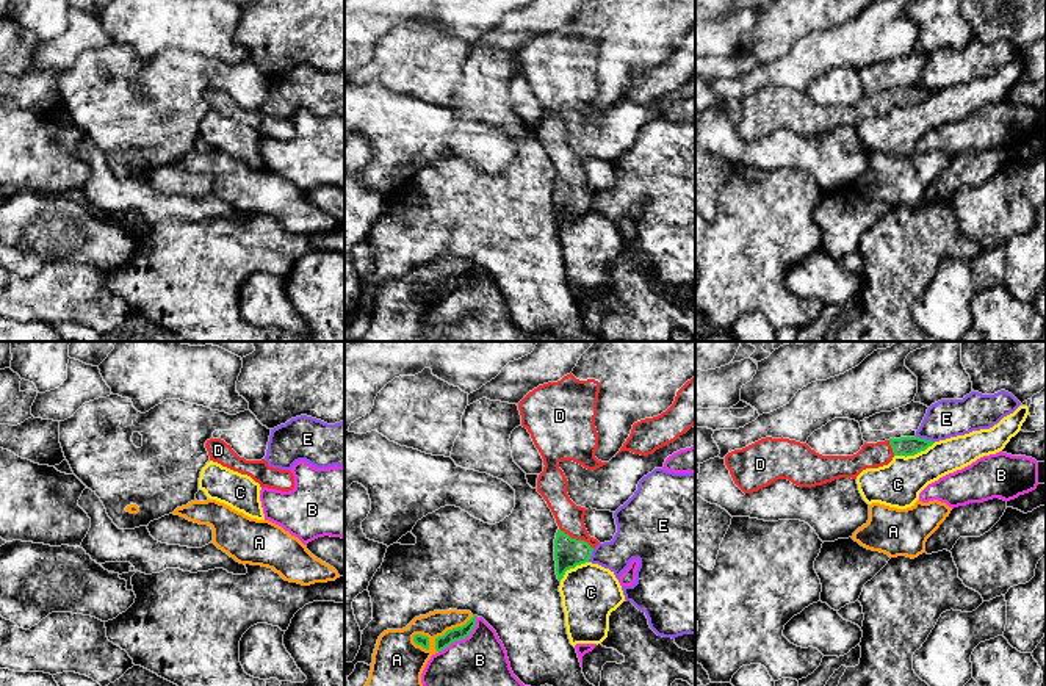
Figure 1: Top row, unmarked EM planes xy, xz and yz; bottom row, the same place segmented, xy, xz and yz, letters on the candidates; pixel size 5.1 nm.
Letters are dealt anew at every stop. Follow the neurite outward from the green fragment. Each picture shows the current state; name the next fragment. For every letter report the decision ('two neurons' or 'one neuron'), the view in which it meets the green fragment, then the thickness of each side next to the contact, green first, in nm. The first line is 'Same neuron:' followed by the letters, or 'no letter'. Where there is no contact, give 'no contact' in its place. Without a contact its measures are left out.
Same neuron: D
A: two neurons; contact in xz; calibres 70 and 160 nm
B: two neurons; contact in xz; calibres 70 and 460 nm
C: two neurons; contact in yz; calibres 100 and 240 nm
D: one neuron; contact in xz; calibres 150 and 140 nm
E: two neurons; contact in yz; calibres 100 and 200 nm

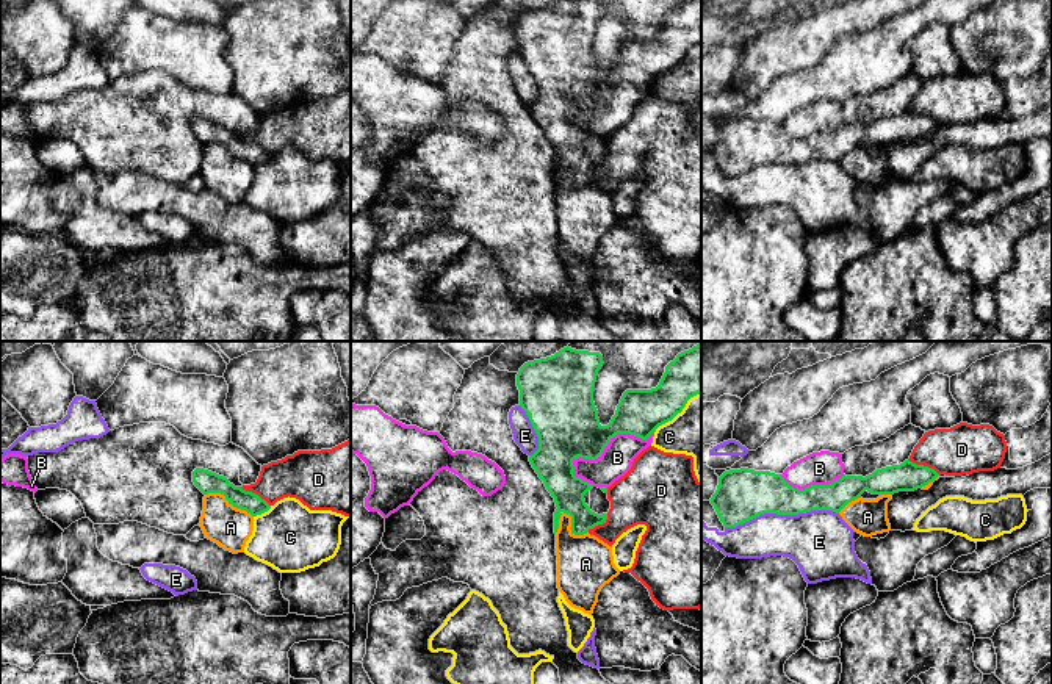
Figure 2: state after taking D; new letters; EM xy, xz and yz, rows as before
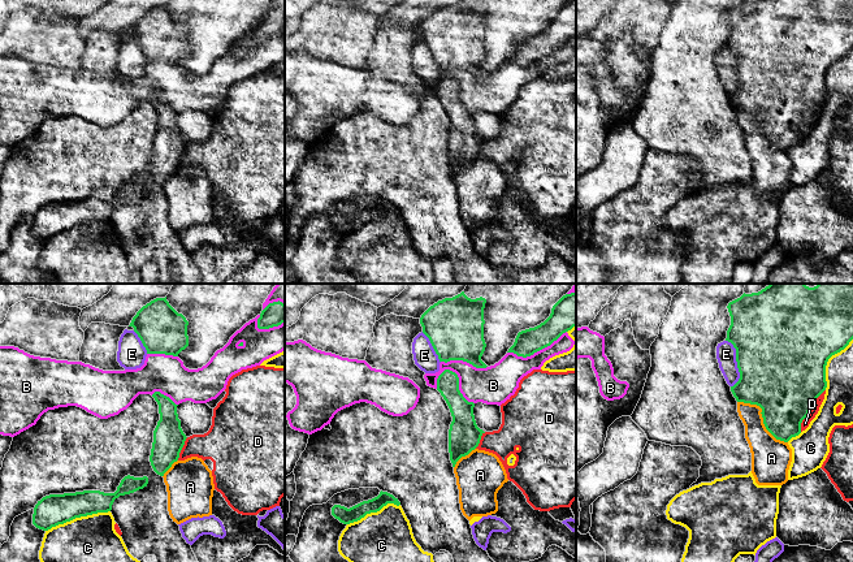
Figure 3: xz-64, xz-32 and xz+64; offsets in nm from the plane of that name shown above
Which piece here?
Same neuron: no letter
A: two neurons; contact in xz; calibres 160 and 280 nm
B: two neurons; contact in xz; calibres 340 and 160 nm
C: two neurons; contact in xy; calibres 100 and 360 nm
D: two neurons; contact in yz; calibres 150 and 260 nm
E: two neurons; contact in yz; calibres 260 and 320 nm

